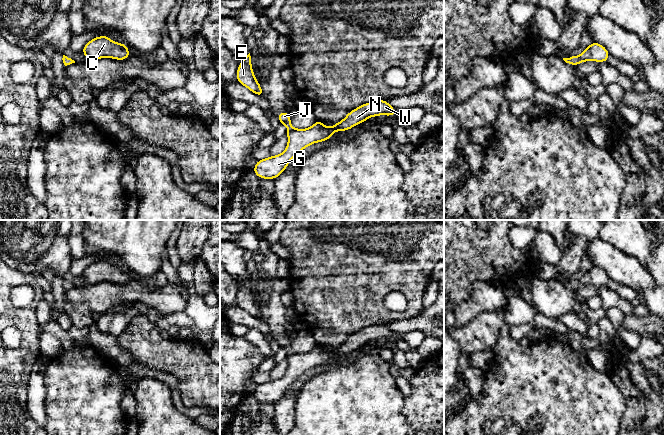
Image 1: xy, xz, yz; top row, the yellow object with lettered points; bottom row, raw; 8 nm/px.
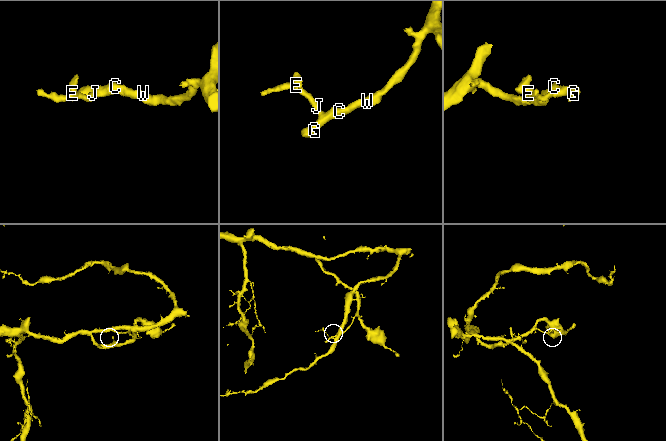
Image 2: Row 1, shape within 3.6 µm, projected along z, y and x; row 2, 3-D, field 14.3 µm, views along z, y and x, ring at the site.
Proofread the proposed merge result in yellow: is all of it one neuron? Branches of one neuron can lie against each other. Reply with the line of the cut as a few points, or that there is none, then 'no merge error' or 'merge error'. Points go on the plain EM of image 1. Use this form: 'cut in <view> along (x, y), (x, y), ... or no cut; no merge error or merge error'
no cut; no merge error

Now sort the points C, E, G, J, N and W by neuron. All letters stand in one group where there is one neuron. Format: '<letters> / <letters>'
C E G J N W

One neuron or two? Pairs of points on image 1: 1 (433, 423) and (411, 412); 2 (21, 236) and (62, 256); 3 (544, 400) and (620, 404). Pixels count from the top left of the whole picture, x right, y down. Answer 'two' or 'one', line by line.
1: one
2: one
3: one

